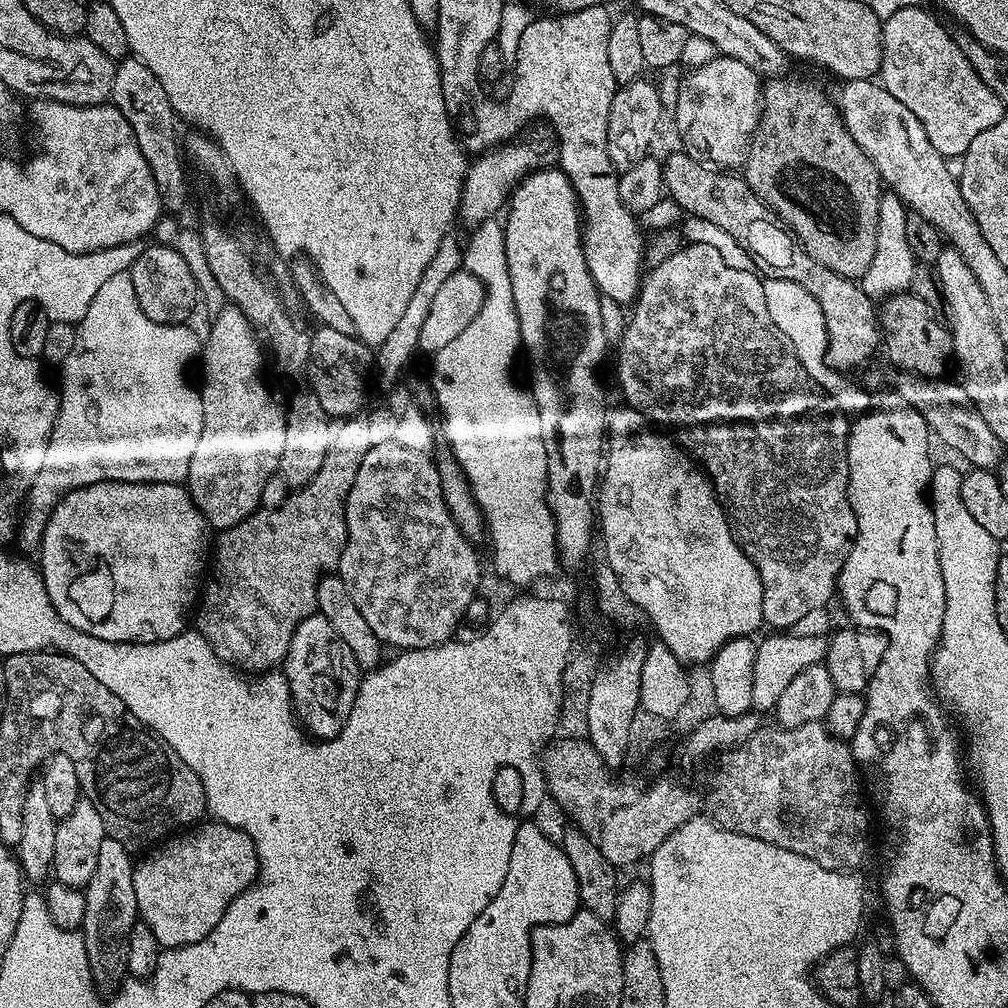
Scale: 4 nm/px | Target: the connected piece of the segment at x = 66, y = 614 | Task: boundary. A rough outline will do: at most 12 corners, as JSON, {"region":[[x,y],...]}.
{"region":[[183,483],[68,492],[54,610],[106,642],[185,631],[206,521]]}

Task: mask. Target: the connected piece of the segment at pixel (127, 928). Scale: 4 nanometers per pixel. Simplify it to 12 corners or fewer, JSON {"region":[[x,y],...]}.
{"region":[[114,838],[98,846],[83,889],[92,981],[115,993],[129,975],[138,923],[134,860]]}

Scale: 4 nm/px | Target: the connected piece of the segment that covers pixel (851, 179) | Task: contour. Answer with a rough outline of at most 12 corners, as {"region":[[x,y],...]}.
{"region":[[772,78],[744,181],[859,281],[882,181],[820,88]]}

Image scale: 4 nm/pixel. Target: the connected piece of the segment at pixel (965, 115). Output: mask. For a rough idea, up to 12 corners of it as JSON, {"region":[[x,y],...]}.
{"region":[[925,7],[885,17],[879,83],[938,154],[1005,116]]}

